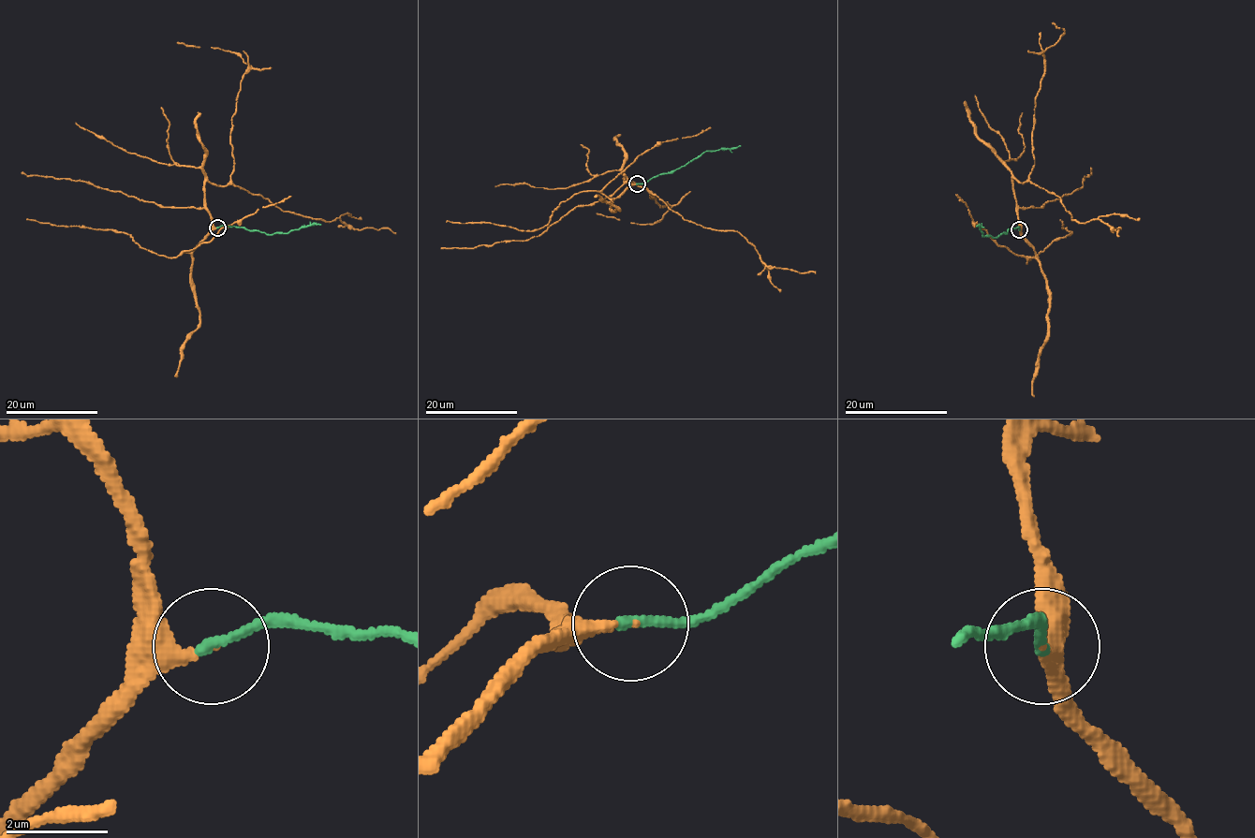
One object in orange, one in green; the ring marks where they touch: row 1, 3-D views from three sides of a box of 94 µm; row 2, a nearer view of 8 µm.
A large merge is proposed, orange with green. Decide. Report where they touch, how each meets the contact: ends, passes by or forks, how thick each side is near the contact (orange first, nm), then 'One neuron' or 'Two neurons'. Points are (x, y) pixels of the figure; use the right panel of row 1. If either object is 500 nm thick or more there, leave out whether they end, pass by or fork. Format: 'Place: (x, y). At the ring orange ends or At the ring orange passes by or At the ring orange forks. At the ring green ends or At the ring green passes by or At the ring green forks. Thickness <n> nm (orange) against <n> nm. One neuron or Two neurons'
Place: (1019, 229). At the ring orange ends. At the ring green ends. Thickness 220 nm (orange) against 220 nm. One neuron

